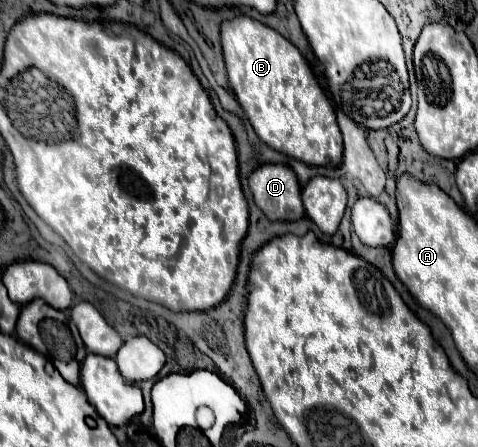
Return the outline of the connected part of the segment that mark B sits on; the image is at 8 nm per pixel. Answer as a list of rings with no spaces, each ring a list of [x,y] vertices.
[[[248,16],[222,22],[220,42],[230,88],[260,140],[308,166],[340,166],[342,134],[334,110],[298,48]]]

